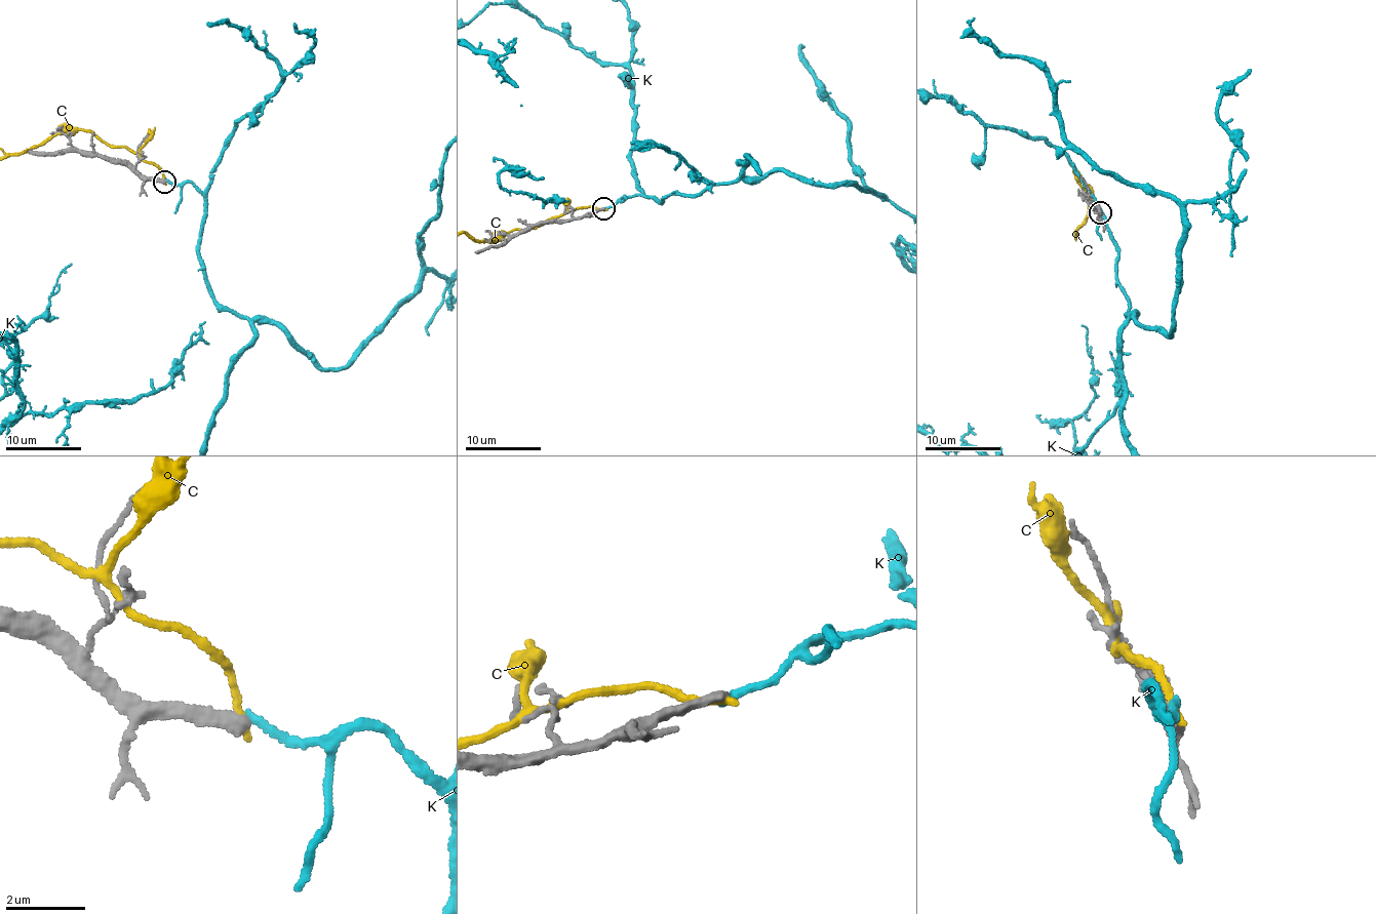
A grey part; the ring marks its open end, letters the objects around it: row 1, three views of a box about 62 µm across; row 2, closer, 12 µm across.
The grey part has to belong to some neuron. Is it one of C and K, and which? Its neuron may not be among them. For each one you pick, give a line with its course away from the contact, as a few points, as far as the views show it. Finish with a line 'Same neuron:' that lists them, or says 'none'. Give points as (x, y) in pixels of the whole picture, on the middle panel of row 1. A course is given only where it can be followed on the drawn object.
Same neuron: none

